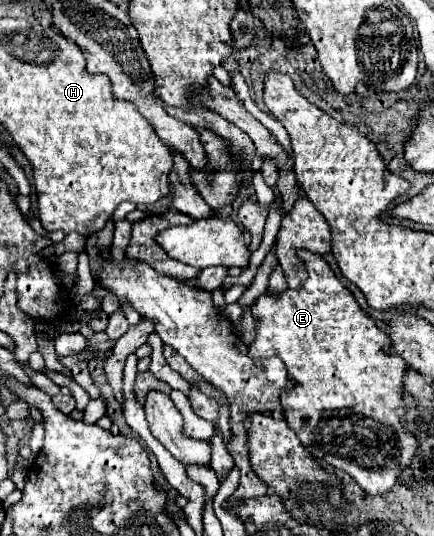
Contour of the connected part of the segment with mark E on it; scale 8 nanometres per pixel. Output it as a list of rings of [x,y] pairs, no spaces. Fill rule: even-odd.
[[[296,252],[300,262],[306,266],[308,280],[298,290],[284,290],[280,296],[264,292],[252,304],[252,316],[256,320],[256,338],[248,346],[250,358],[278,356],[292,380],[294,388],[280,392],[280,404],[288,426],[296,432],[304,448],[338,470],[350,474],[362,490],[370,496],[388,492],[398,474],[412,462],[418,446],[416,438],[404,430],[404,402],[402,402],[402,378],[406,362],[396,354],[388,354],[382,346],[390,346],[388,336],[360,310],[358,302],[348,288],[334,276],[322,256],[312,252]]]

